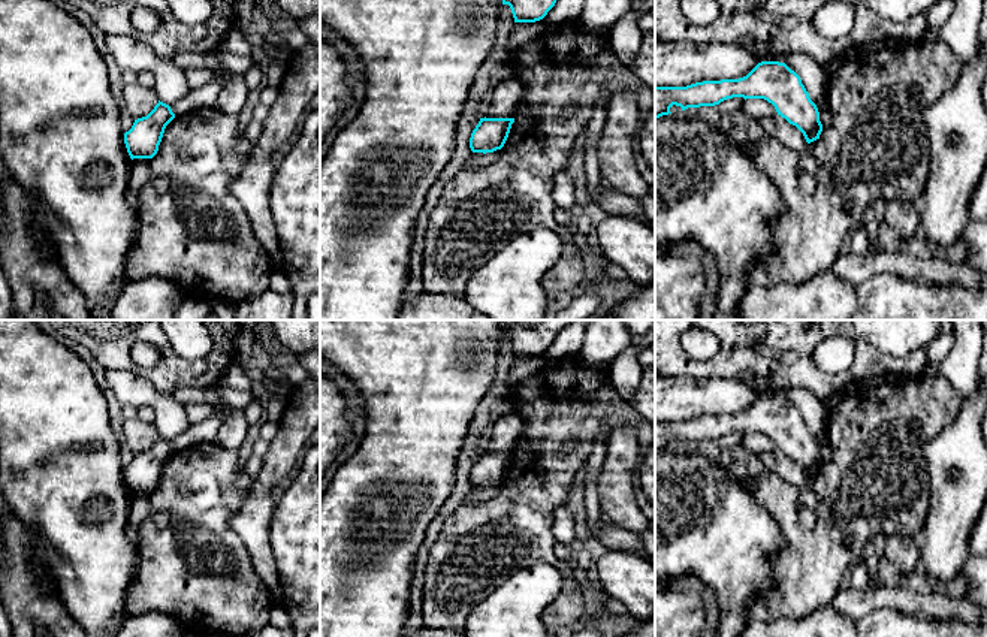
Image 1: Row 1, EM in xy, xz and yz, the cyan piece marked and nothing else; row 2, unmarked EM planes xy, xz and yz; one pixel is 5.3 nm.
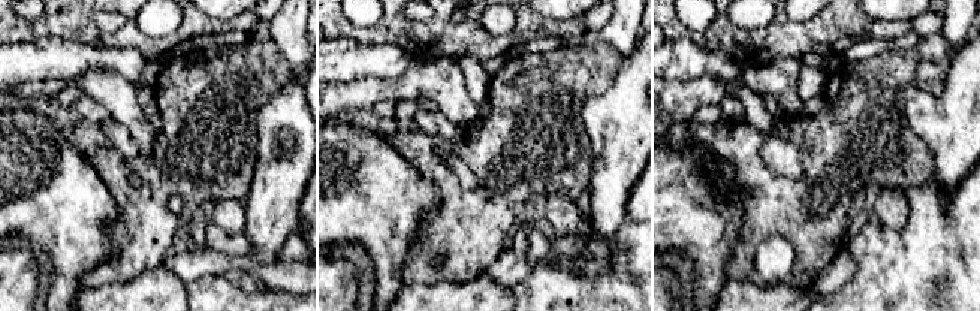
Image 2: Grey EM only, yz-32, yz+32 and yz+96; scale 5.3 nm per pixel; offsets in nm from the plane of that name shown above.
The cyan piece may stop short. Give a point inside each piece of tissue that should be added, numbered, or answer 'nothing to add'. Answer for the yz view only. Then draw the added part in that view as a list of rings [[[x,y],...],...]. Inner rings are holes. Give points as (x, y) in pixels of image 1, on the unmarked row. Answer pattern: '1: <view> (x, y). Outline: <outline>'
nothing to add

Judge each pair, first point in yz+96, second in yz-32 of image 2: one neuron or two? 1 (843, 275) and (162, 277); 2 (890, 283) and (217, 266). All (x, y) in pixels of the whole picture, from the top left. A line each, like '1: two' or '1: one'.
1: two
2: two

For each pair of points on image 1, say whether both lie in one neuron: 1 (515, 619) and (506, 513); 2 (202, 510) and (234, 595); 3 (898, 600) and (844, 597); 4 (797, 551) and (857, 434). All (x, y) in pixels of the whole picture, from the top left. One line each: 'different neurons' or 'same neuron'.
1: different neurons
2: same neuron
3: same neuron
4: same neuron

